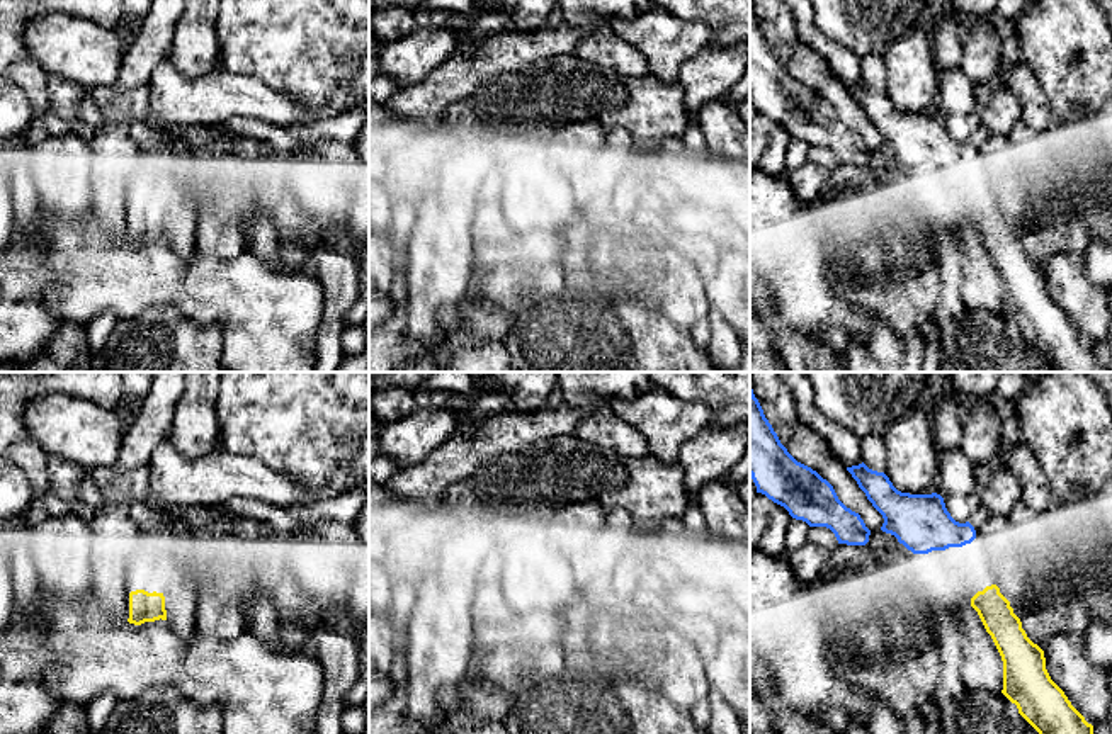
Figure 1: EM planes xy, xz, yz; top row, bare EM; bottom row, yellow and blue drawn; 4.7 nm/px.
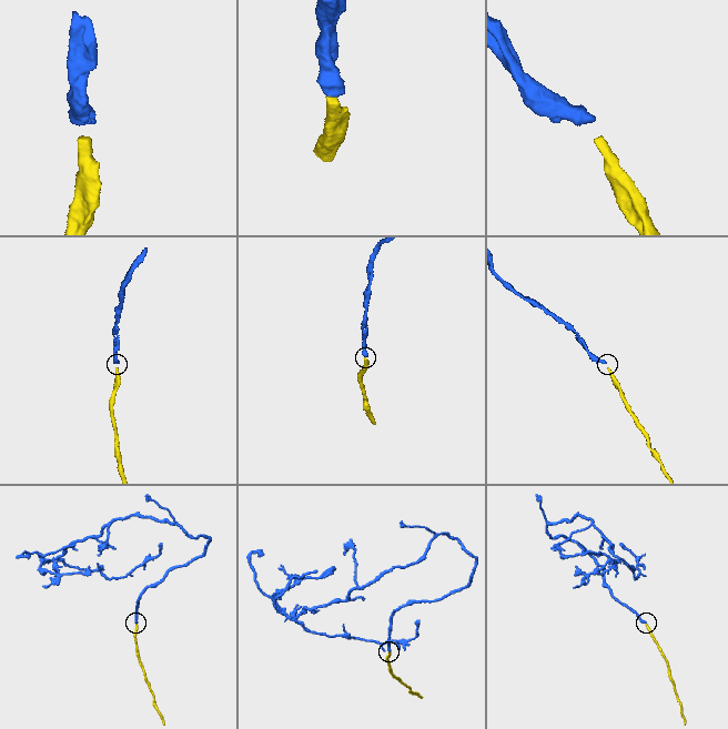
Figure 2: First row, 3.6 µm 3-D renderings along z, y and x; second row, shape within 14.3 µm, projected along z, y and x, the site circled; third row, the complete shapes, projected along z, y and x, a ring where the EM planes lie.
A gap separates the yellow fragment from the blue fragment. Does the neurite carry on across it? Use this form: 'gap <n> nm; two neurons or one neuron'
gap 220 nm; one neuron

